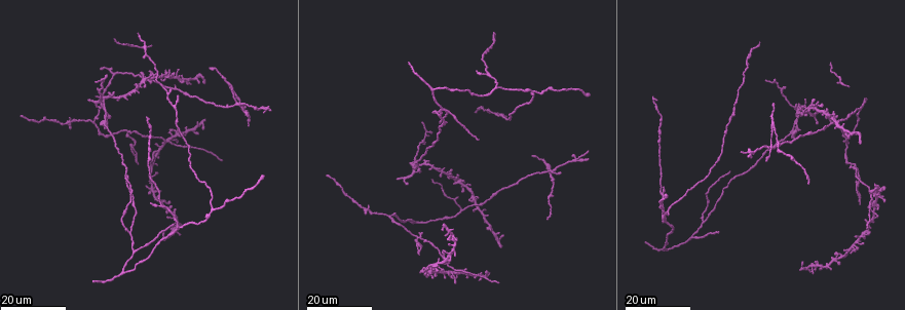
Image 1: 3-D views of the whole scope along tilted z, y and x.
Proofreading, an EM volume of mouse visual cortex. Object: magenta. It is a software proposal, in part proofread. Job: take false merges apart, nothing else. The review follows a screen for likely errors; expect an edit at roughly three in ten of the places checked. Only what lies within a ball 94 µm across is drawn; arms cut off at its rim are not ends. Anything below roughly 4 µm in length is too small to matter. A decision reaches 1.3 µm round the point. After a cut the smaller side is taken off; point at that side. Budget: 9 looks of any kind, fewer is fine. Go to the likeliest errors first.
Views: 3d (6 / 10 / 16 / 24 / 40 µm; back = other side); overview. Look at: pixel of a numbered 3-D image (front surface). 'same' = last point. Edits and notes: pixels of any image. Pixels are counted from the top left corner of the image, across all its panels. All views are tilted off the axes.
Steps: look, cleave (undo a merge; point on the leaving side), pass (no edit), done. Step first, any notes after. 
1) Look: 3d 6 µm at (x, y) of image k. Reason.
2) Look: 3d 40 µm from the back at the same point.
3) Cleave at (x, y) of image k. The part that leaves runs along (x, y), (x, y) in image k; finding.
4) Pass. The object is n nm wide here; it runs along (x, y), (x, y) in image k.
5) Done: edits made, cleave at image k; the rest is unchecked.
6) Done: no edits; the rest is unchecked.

Look: 3d 16 µm at (417, 237) of image 1. Four or more arms meet.

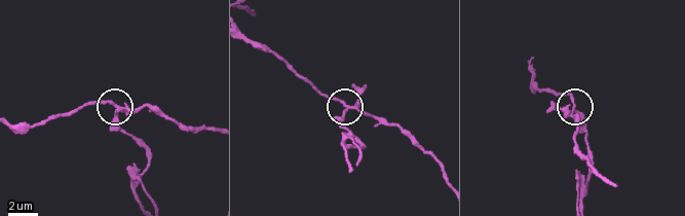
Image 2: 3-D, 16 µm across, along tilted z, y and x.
Look: 3d 10 µm at (351, 106) of image 2.

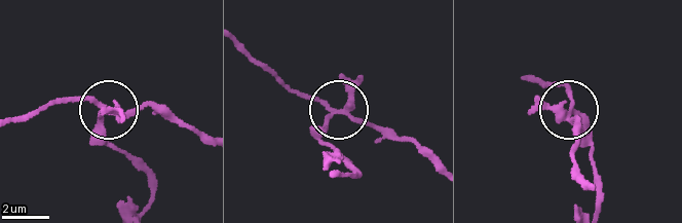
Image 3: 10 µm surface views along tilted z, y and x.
Cleave at (361, 81) of image 3. The object is 240 nm wide here; the part that leaves runs along (340, 111), (325, 132), (353, 170), (346, 174) in image 3; a second cell is stuck on.

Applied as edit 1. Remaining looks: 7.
Look: overview.

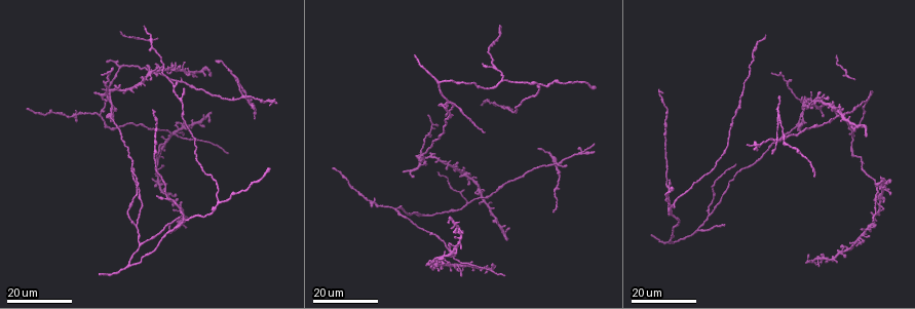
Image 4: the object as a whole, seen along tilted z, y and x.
Look: 3d 24 µm at (480, 191) of image 4.

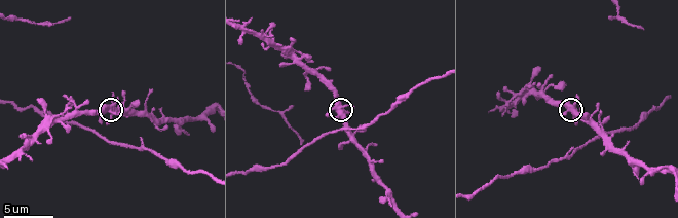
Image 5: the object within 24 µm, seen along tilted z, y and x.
Look: 3d 10 µm at (576, 117) of image 5.

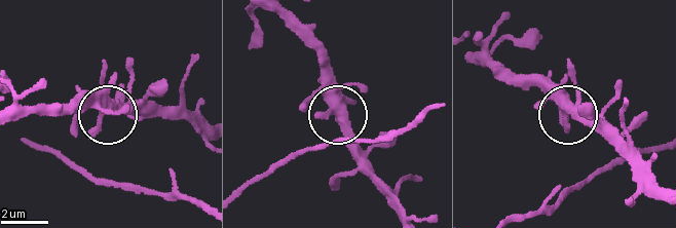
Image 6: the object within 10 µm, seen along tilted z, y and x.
Pass. It runs along (284, 17), (316, 52), (320, 81), (340, 129), (364, 156) in image 6; one cell here.

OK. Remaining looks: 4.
Look: 3d 10 µm at (305, 69) of image 5. Branch point.

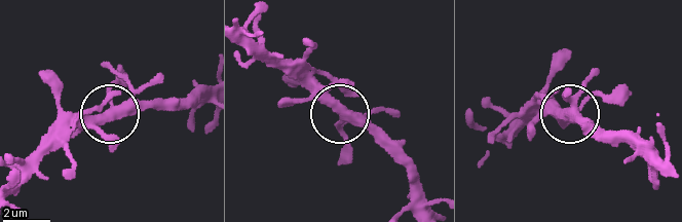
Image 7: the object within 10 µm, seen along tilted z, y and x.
Pass. It runs along (245, 47), (314, 91), (339, 119), (344, 149) in image 7; continuous, no second cell.

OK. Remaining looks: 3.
Look: 3d 24 µm at (109, 100) of image 4. Side arm on a straight run.

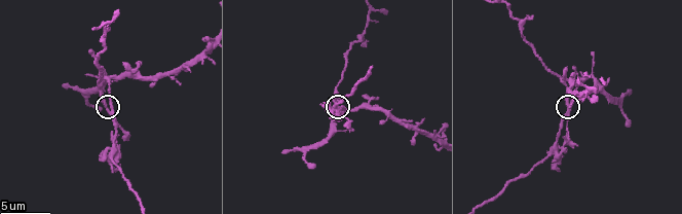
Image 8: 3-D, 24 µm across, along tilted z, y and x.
Look: 3d 10 µm at (108, 102) of image 8. Closer look.

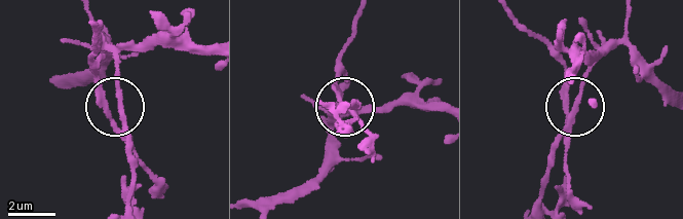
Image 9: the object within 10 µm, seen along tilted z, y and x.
Cleave at (113, 125) of image 9. The part that leaves runs along (120, 94), (133, 162), (130, 205) in image 9; a second cell is stuck on.

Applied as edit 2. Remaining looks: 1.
Done: edits made, cleave at image 3, cleave at image 9; the rest is unchecked.

